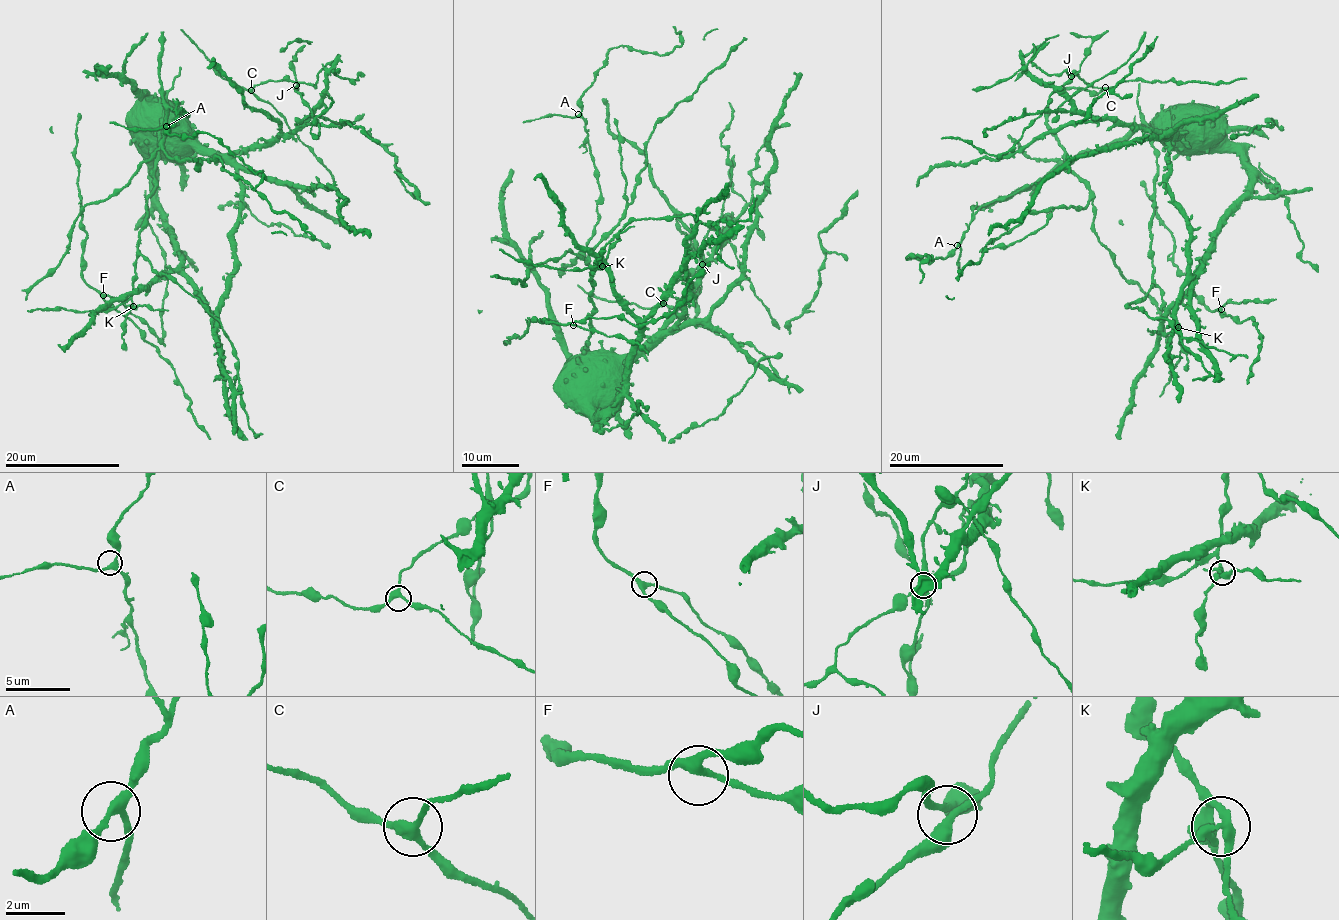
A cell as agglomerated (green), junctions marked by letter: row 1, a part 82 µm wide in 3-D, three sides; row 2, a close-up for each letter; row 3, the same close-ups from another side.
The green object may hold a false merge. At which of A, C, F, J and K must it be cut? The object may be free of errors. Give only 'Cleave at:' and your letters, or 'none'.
Cleave at: K

